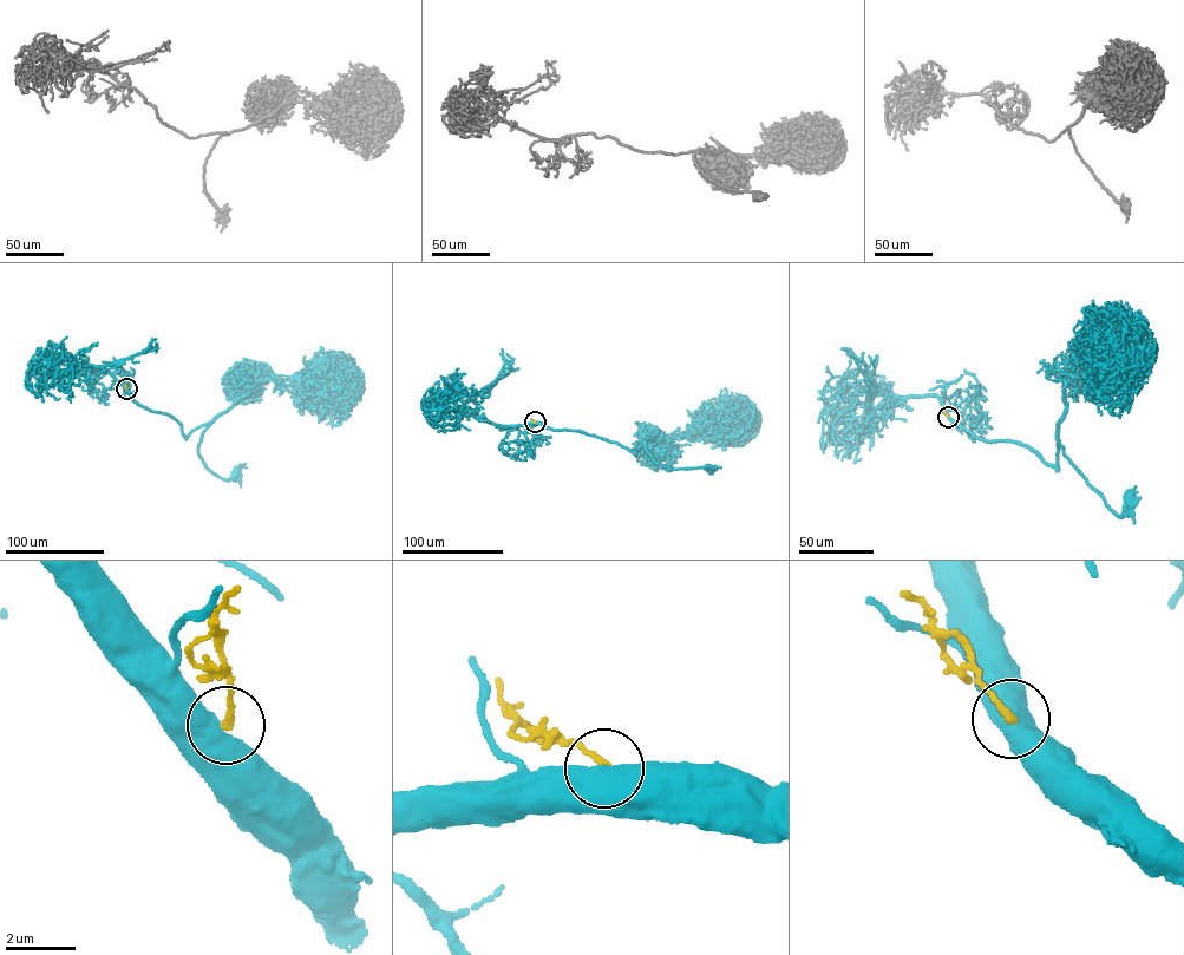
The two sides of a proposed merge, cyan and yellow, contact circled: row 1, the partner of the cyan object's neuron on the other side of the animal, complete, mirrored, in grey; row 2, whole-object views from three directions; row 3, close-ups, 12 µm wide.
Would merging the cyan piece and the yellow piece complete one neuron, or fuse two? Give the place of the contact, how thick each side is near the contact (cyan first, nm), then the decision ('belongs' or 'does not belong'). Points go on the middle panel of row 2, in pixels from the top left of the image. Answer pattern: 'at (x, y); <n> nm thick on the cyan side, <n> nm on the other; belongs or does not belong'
at (535, 422); 850 nm thick on the cyan side, 200 nm on the other; does not belong

